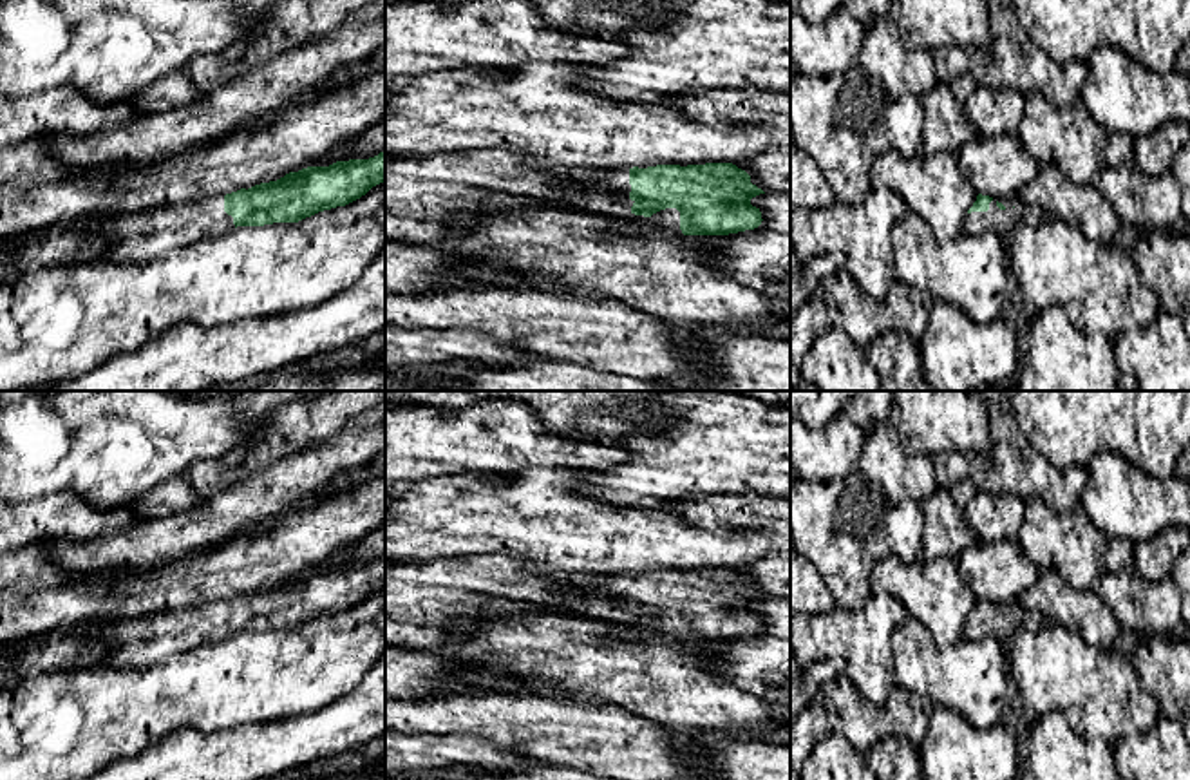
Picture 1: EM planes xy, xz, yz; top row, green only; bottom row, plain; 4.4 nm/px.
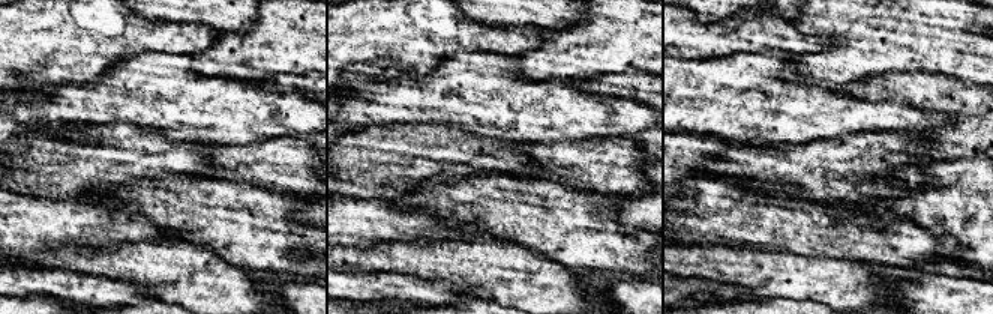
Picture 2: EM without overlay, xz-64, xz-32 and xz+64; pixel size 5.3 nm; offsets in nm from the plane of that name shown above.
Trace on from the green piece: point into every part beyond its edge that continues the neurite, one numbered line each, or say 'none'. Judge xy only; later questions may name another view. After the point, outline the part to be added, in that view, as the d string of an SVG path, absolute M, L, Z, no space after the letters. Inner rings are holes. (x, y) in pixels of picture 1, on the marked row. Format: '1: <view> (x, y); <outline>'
1: xy (120, 237); M219 195L201 201L184 201L157 210L65 217L38 232L11 235L11 239L22 241L16 248L22 255L16 266L22 271L27 271L43 266L65 266L71 262L92 261L110 261L118 264L143 262L184 244L222 235L233 228L233 217L224 212L224 195Z

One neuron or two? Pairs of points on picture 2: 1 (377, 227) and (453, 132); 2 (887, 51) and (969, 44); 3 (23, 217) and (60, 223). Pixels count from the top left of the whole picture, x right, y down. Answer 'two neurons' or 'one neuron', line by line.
1: two neurons
2: one neuron
3: one neuron

